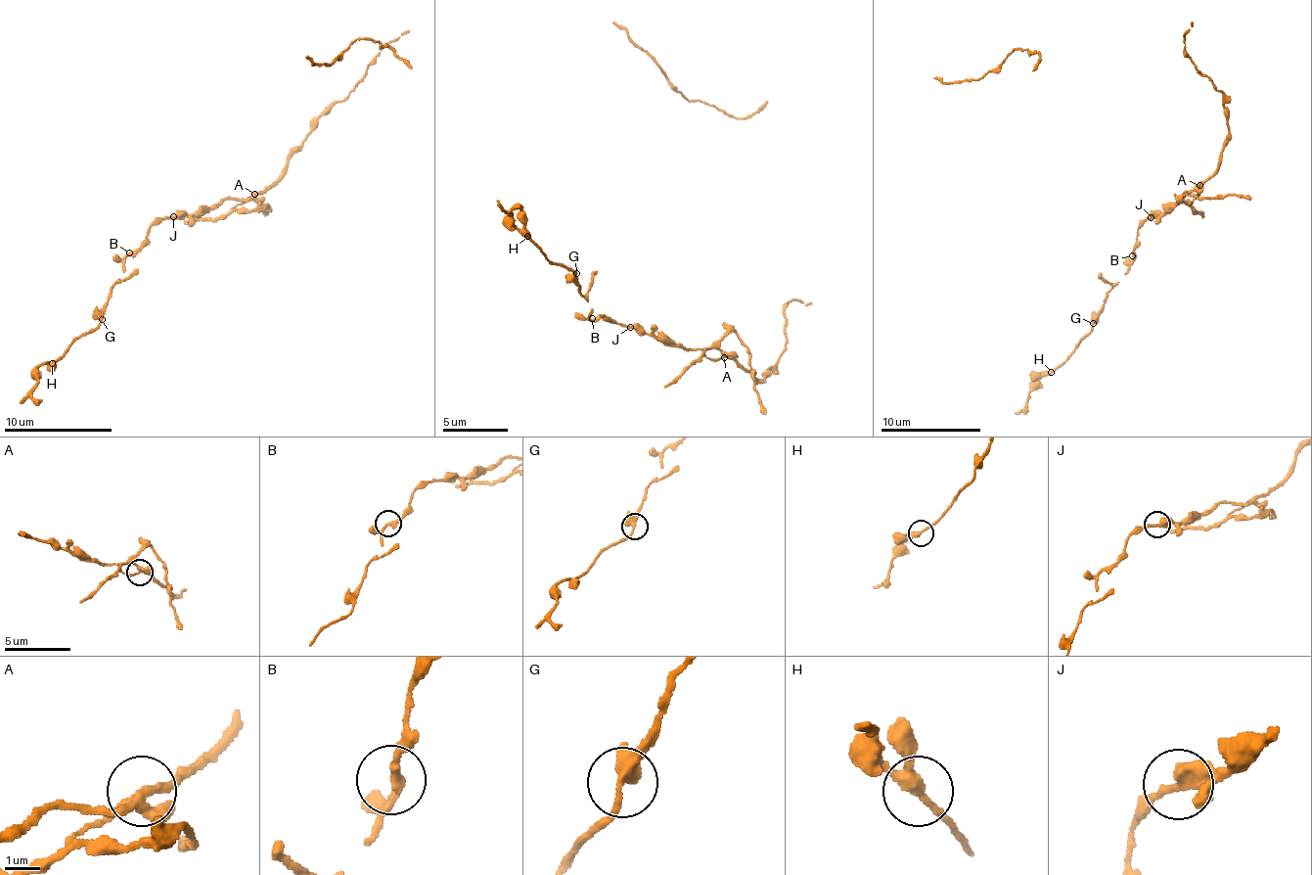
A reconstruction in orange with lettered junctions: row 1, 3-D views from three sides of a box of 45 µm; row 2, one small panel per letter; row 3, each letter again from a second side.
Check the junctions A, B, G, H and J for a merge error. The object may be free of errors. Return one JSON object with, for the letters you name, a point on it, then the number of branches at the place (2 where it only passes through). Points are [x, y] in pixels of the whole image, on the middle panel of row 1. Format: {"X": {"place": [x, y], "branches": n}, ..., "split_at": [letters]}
{"A": {"place": [724, 357], "branches": 4}, "split_at": ["A"]}

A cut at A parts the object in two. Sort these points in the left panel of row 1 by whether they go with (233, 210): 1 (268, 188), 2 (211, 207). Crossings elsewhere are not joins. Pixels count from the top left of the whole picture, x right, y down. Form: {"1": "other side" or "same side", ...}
{"1": "other side", "2": "other side"}

